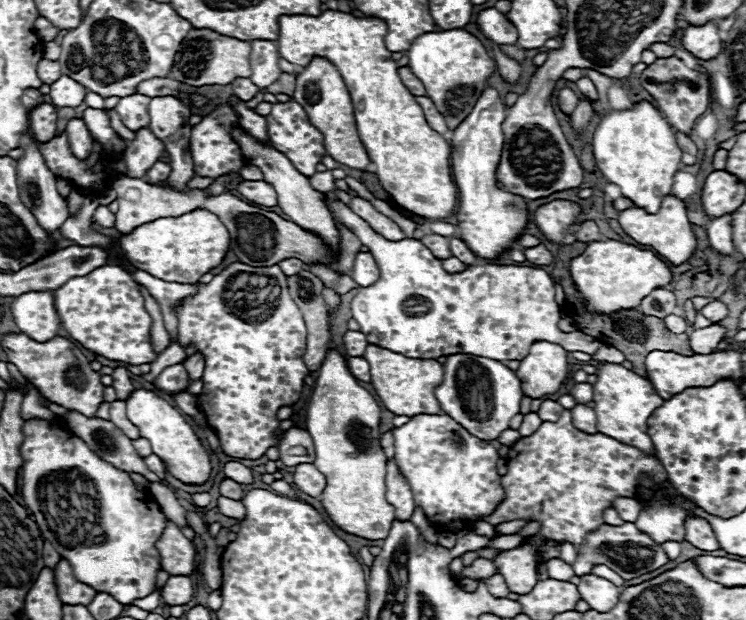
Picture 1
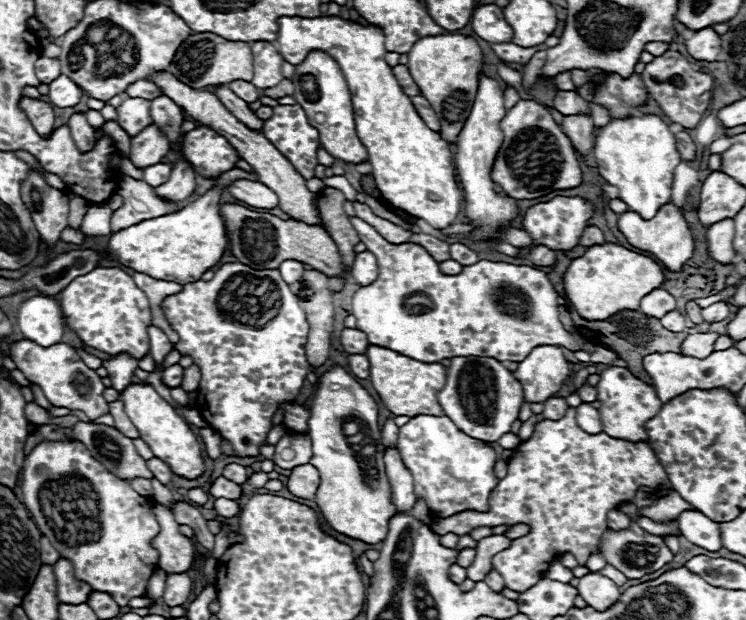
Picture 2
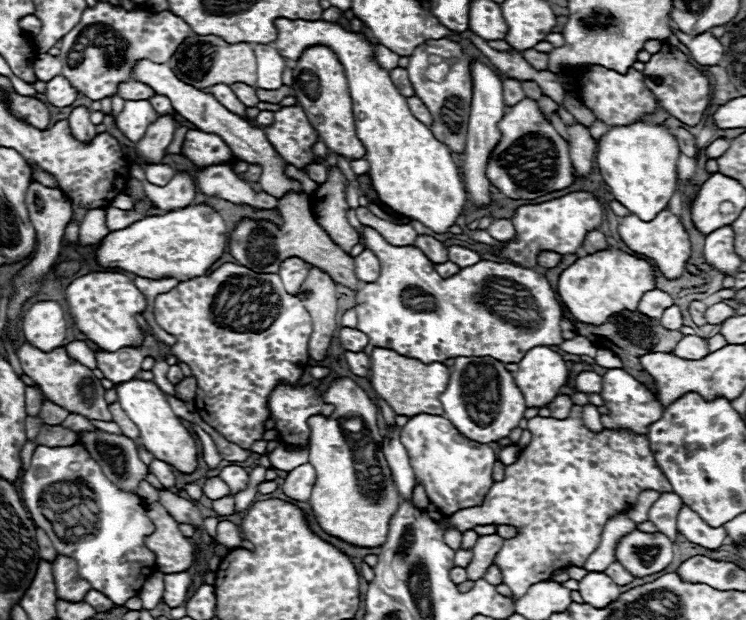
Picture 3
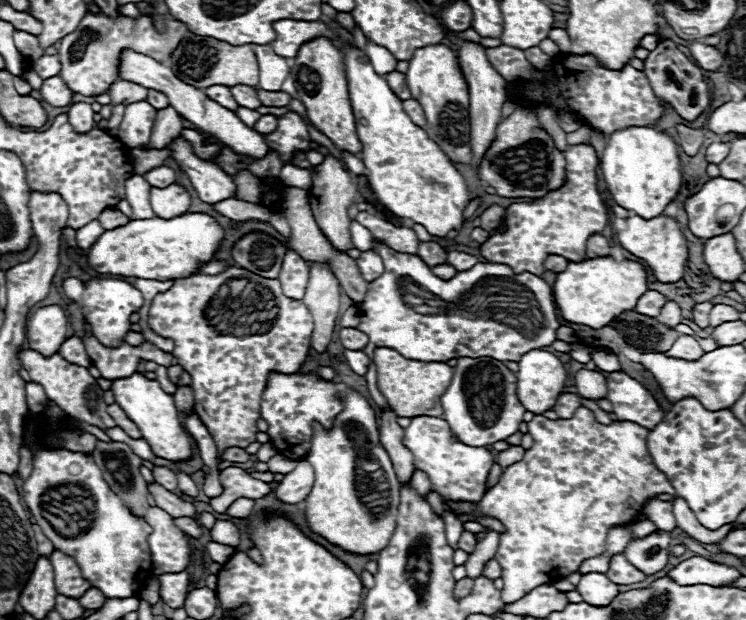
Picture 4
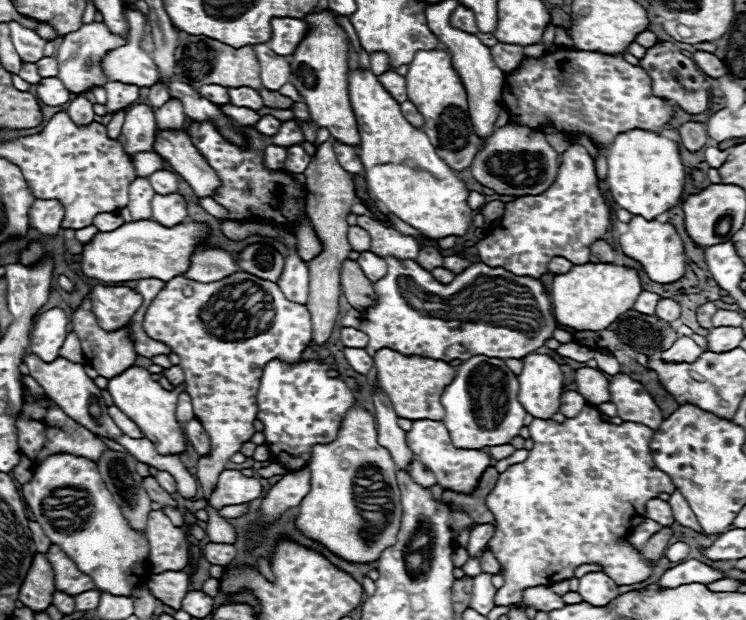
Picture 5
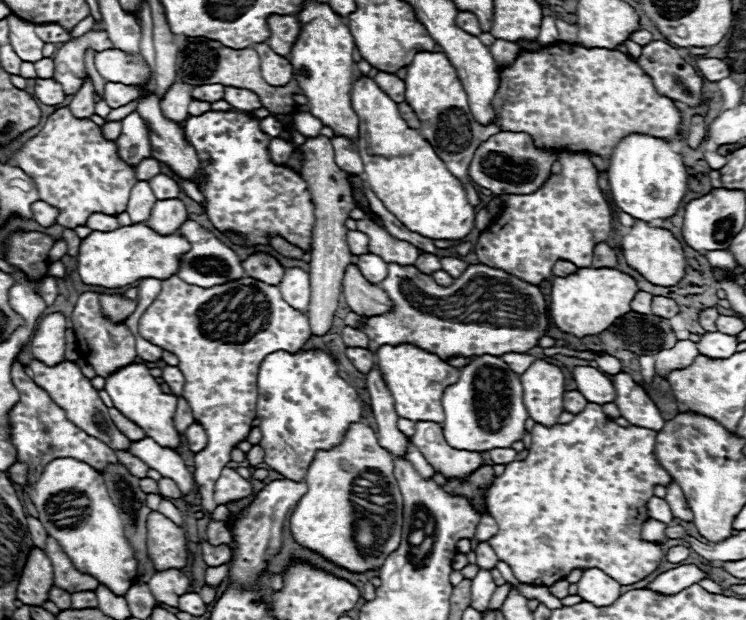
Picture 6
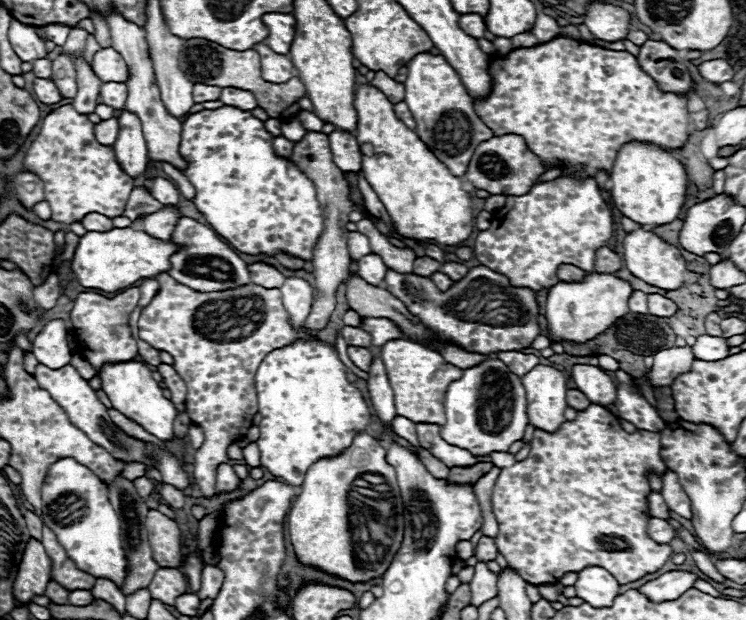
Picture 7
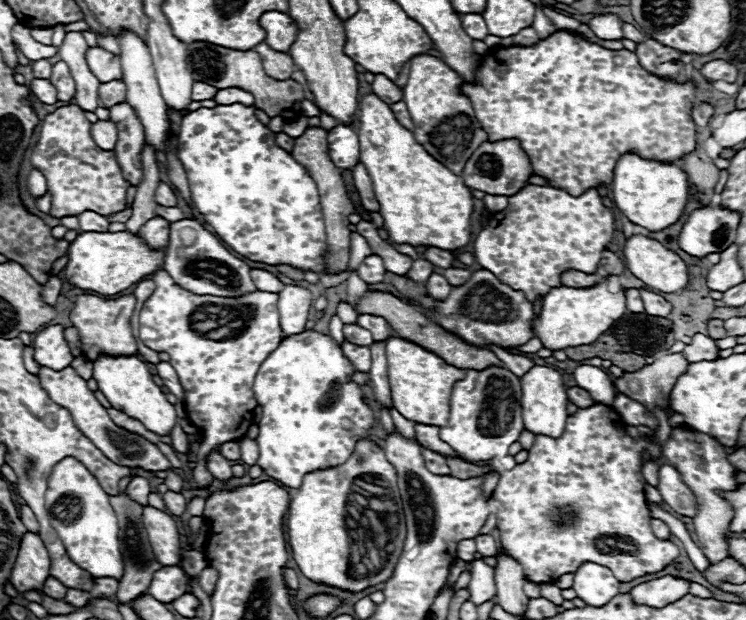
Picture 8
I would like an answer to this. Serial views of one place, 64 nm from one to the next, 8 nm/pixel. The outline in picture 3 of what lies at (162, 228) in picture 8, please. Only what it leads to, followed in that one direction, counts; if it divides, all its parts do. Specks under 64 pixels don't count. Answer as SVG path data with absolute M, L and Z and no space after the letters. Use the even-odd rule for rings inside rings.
M129 164L128 170L130 178L135 178L143 184L148 198L152 200L152 204L158 210L162 210L162 212L178 210L178 208L184 208L184 206L194 202L196 182L190 176L190 172L186 172L186 170L184 172L176 172L166 186L150 184L145 179L144 170L135 164Z

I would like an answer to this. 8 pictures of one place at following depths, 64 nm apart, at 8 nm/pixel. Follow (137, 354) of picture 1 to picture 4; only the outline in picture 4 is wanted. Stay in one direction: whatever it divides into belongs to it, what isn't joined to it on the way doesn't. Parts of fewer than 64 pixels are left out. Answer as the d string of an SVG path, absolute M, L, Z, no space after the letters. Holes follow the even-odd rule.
M108 276L108 278L90 278L88 282L82 282L74 278L74 287L63 287L64 294L80 308L84 320L90 324L92 334L104 344L104 346L118 346L124 342L124 336L130 332L130 316L140 310L144 304L142 294L128 284L124 278Z

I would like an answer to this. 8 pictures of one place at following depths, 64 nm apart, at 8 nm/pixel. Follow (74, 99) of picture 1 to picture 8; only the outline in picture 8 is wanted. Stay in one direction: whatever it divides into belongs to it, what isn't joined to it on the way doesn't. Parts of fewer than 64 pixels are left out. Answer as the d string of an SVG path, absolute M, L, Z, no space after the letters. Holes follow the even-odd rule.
M34 78L32 80L32 86L30 86L32 94L44 102L44 104L56 104L58 102L58 96L56 96L56 88L52 86L50 80L42 80L42 78Z

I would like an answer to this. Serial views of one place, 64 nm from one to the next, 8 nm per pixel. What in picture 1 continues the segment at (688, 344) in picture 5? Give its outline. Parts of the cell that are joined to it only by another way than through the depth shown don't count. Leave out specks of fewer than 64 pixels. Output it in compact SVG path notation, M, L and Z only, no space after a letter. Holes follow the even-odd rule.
M712 324L712 326L706 326L706 328L700 328L700 330L694 330L690 334L690 348L696 352L696 354L706 354L706 352L714 352L718 342L726 338L726 328L720 326L720 324Z

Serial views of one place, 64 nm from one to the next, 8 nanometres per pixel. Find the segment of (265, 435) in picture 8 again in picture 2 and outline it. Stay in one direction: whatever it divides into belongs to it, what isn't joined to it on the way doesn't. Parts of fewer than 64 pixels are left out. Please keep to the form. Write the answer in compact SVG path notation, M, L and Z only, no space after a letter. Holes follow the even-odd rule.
M280 404L280 408L284 408L284 424L290 432L308 432L308 418L310 418L310 410L300 406L300 404Z

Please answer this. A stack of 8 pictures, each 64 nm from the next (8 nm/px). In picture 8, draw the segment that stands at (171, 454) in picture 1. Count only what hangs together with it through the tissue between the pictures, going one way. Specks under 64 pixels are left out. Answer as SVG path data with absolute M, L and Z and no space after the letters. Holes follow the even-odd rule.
M100 356L94 362L94 380L98 382L98 390L108 398L108 402L114 408L126 412L128 416L134 416L150 432L154 432L158 436L166 436L174 428L174 424L176 424L174 406L166 400L160 386L154 384L146 362L142 362L138 356L120 356L120 358Z

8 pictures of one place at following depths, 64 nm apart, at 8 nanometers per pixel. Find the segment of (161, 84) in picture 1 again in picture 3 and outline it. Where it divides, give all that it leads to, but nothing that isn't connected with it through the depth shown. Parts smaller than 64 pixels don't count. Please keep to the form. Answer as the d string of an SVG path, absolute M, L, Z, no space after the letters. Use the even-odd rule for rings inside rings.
M130 80L130 82L124 82L118 86L118 92L116 92L120 98L124 100L150 100L150 96L154 96L156 92L144 84L144 82L136 82L136 80Z

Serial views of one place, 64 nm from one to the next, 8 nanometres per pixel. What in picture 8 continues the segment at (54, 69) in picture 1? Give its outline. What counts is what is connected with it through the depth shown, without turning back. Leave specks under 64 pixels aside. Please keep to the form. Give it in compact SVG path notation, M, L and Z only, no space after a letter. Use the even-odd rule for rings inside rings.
M36 60L32 64L32 70L34 70L34 78L50 78L52 64L48 60Z

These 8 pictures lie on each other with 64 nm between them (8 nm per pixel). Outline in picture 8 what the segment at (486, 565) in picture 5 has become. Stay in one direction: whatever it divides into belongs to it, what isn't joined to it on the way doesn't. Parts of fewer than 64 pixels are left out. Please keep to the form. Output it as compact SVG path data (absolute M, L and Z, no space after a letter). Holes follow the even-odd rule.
M490 534L476 536L474 540L476 540L476 552L478 552L482 558L496 554L496 540L494 540Z

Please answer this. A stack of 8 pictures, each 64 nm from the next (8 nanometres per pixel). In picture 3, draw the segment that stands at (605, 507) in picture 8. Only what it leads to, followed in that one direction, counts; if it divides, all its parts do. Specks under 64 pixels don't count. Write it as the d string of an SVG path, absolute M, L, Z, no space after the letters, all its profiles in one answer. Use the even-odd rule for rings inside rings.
M574 406L570 416L564 420L542 418L542 416L530 418L528 420L528 430L532 432L530 444L520 450L518 460L514 464L506 466L504 480L496 482L490 488L490 492L484 498L484 504L458 510L448 518L448 522L444 518L438 520L442 530L454 526L460 532L472 530L476 524L508 524L520 528L520 534L516 538L504 540L502 550L494 558L494 564L498 564L502 572L502 582L514 594L512 600L524 596L532 584L550 580L554 568L566 568L568 564L582 568L586 558L598 548L608 518L630 510L636 504L638 494L642 490L672 492L670 482L666 480L664 472L658 468L654 460L654 454L650 452L650 442L646 436L614 432L614 430L590 432L580 422L580 412L582 406ZM612 562L612 564L610 564L610 568L605 570L604 573L608 574L608 576L618 584L618 586L624 586L624 584L628 584L628 582L632 582L632 580L634 580L634 576L632 576L632 574L628 574L628 572L618 564L618 562Z

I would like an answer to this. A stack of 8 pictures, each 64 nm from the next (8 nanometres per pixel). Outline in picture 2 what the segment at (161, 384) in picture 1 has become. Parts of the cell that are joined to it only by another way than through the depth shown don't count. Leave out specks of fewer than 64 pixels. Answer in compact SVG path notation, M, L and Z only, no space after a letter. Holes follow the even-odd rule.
M174 364L174 366L168 366L162 374L162 382L168 386L168 388L178 388L184 380L184 368L180 364Z

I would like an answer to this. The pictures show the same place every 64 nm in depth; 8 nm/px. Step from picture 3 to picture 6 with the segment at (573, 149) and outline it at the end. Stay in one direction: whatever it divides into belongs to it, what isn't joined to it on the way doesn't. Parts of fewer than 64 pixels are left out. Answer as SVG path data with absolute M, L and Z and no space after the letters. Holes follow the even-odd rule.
M562 152L558 156L562 172L552 176L538 192L534 194L510 194L502 204L502 214L496 218L488 230L484 230L474 246L476 256L482 264L490 268L504 270L528 284L540 284L542 280L554 278L552 266L556 260L568 260L578 268L592 266L592 252L598 242L604 242L612 230L612 210L602 196L598 186L598 170L586 154L580 152Z

